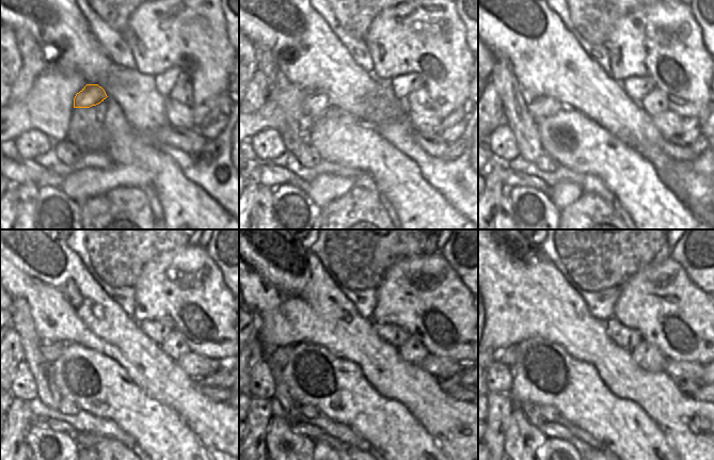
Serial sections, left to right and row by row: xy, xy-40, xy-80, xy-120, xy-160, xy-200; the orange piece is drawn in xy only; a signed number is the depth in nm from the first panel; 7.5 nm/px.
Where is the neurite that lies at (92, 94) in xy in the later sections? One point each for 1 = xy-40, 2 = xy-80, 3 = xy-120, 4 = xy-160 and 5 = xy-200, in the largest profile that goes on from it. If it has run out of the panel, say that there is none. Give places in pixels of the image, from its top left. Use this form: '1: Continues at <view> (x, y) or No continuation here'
1: Continues at xy-40 (314, 105)
2: Continues at xy-80 (541, 107)
3: Continues at xy-120 (50, 350)
4: Continues at xy-160 (279, 355)
5: Continues at xy-200 (507, 357).

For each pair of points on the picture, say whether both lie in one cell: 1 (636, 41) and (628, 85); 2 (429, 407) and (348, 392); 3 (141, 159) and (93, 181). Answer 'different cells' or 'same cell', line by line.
1: different cells
2: different cells
3: different cells

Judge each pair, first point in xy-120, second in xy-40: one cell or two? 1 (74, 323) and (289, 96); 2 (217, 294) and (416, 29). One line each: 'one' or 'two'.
1: two
2: one

